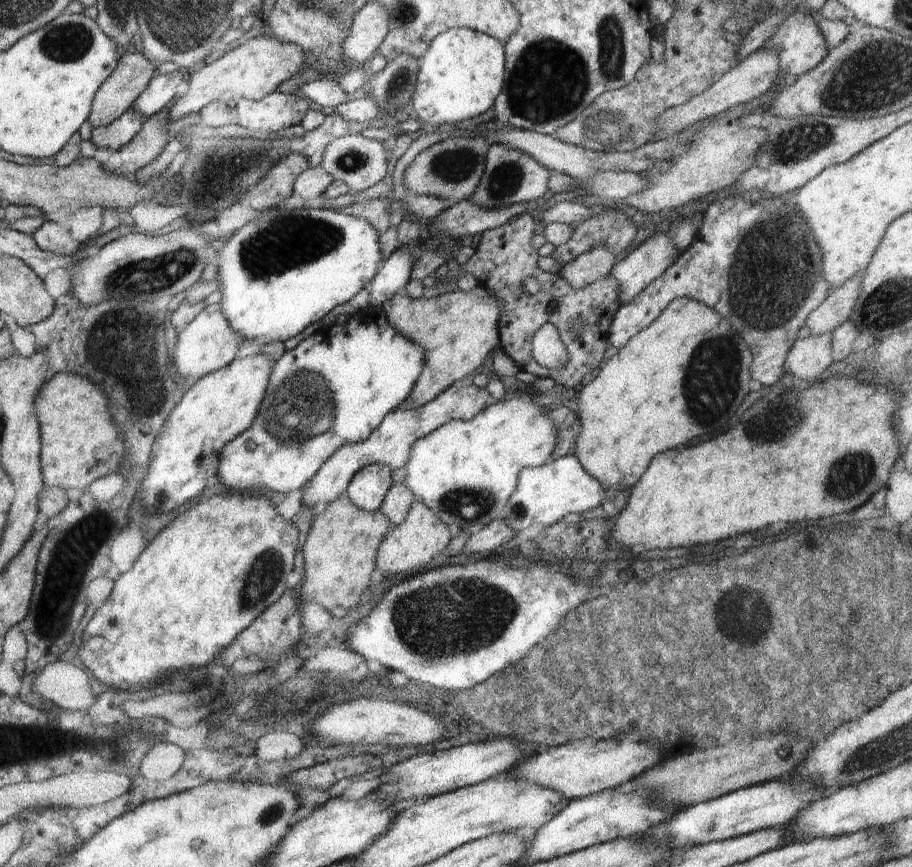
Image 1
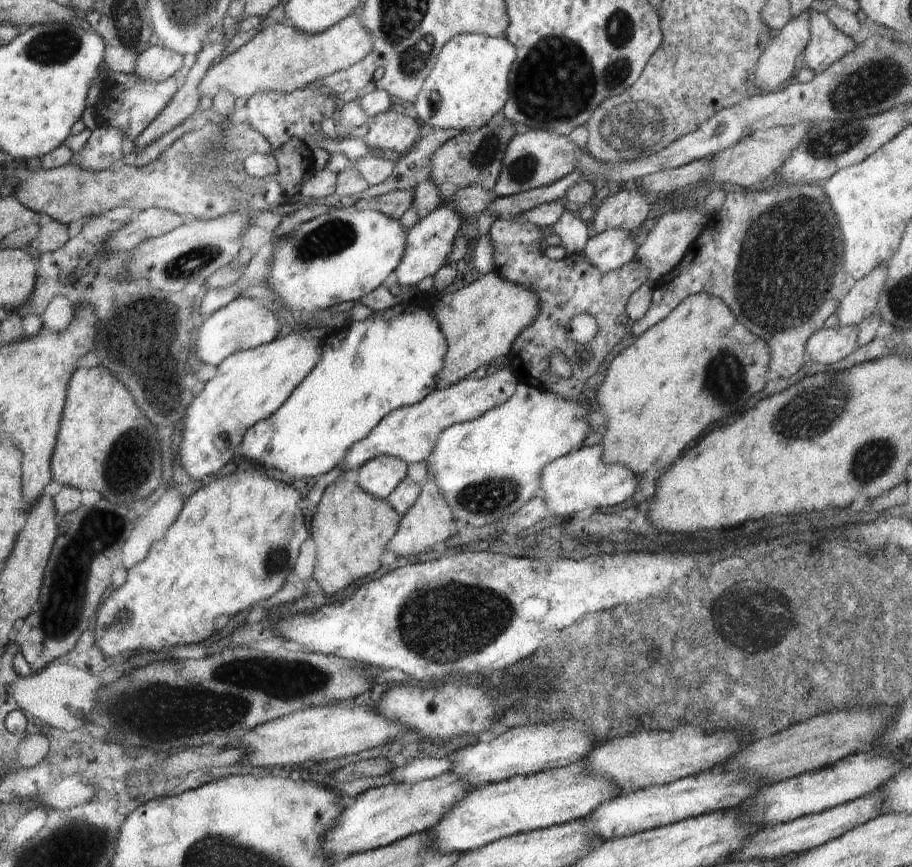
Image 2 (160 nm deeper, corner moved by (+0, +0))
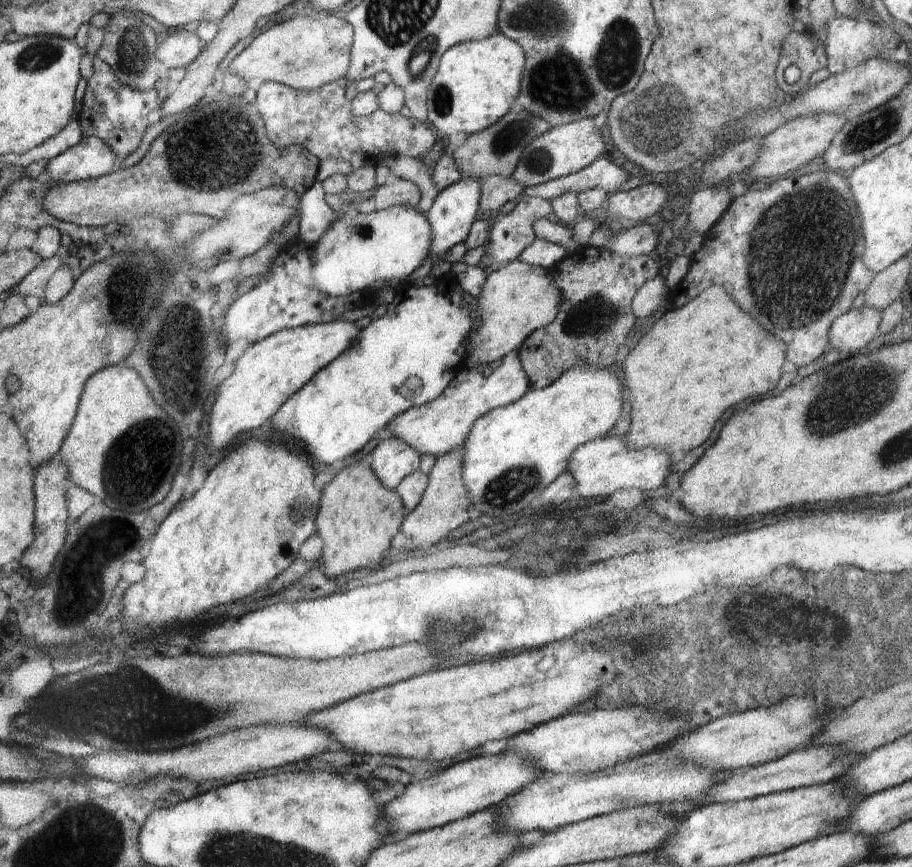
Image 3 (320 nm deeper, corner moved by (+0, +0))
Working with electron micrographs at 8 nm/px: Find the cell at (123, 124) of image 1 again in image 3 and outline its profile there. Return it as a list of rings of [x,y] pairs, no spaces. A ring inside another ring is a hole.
[[[84,137],[72,148],[47,161],[45,170],[53,183],[71,183],[107,175],[117,163],[115,153],[102,139]]]

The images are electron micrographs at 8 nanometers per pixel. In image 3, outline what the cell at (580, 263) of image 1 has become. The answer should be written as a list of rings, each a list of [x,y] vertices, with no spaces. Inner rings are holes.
[[[647,223],[620,230],[604,247],[618,256],[655,254],[658,244],[657,232]]]

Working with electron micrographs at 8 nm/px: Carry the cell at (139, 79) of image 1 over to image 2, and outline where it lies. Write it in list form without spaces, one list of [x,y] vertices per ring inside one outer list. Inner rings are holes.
[[[150,45],[140,54],[134,74],[151,81],[161,81],[184,68],[184,55],[162,45]]]

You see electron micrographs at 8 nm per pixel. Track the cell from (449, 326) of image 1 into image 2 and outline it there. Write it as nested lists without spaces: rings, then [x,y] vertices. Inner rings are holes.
[[[496,273],[481,275],[457,292],[434,295],[430,304],[448,347],[444,366],[435,380],[436,389],[456,384],[495,358],[506,358],[516,337],[538,318],[540,308],[536,292]]]

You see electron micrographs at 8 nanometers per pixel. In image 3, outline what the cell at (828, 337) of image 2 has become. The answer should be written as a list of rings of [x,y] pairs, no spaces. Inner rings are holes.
[[[864,305],[862,307],[850,309],[838,318],[832,321],[829,330],[829,344],[830,344],[830,354],[832,352],[856,352],[860,348],[864,348],[874,337],[879,334],[879,326],[881,323],[882,310],[875,309],[874,307],[869,307]]]

